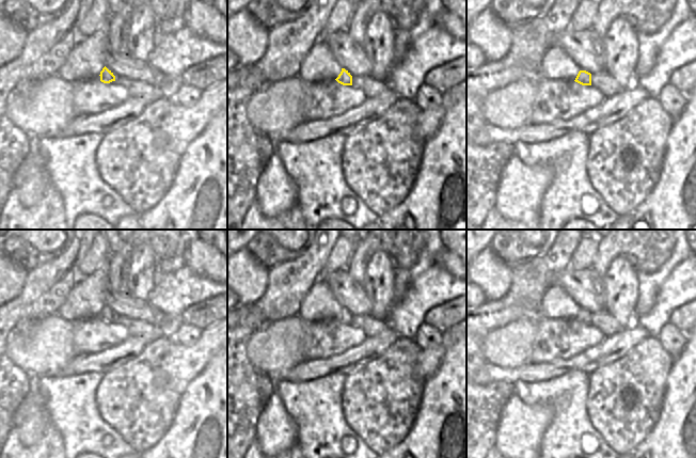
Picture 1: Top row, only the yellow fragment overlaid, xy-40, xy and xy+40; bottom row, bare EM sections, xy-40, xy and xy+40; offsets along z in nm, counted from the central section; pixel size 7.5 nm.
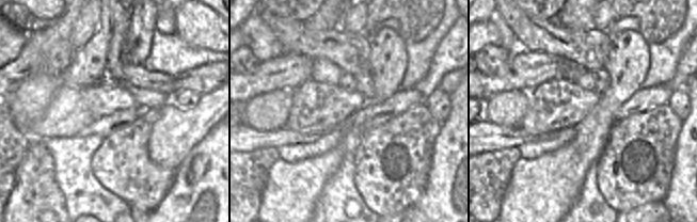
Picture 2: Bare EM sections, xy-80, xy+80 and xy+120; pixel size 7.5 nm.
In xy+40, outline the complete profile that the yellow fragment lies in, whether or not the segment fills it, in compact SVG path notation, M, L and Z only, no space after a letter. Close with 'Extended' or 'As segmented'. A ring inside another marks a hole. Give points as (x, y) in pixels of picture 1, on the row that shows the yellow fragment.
M580 70L574 81L582 85L591 85L591 74L586 70Z. As segmented

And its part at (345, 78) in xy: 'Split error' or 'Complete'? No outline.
Complete

